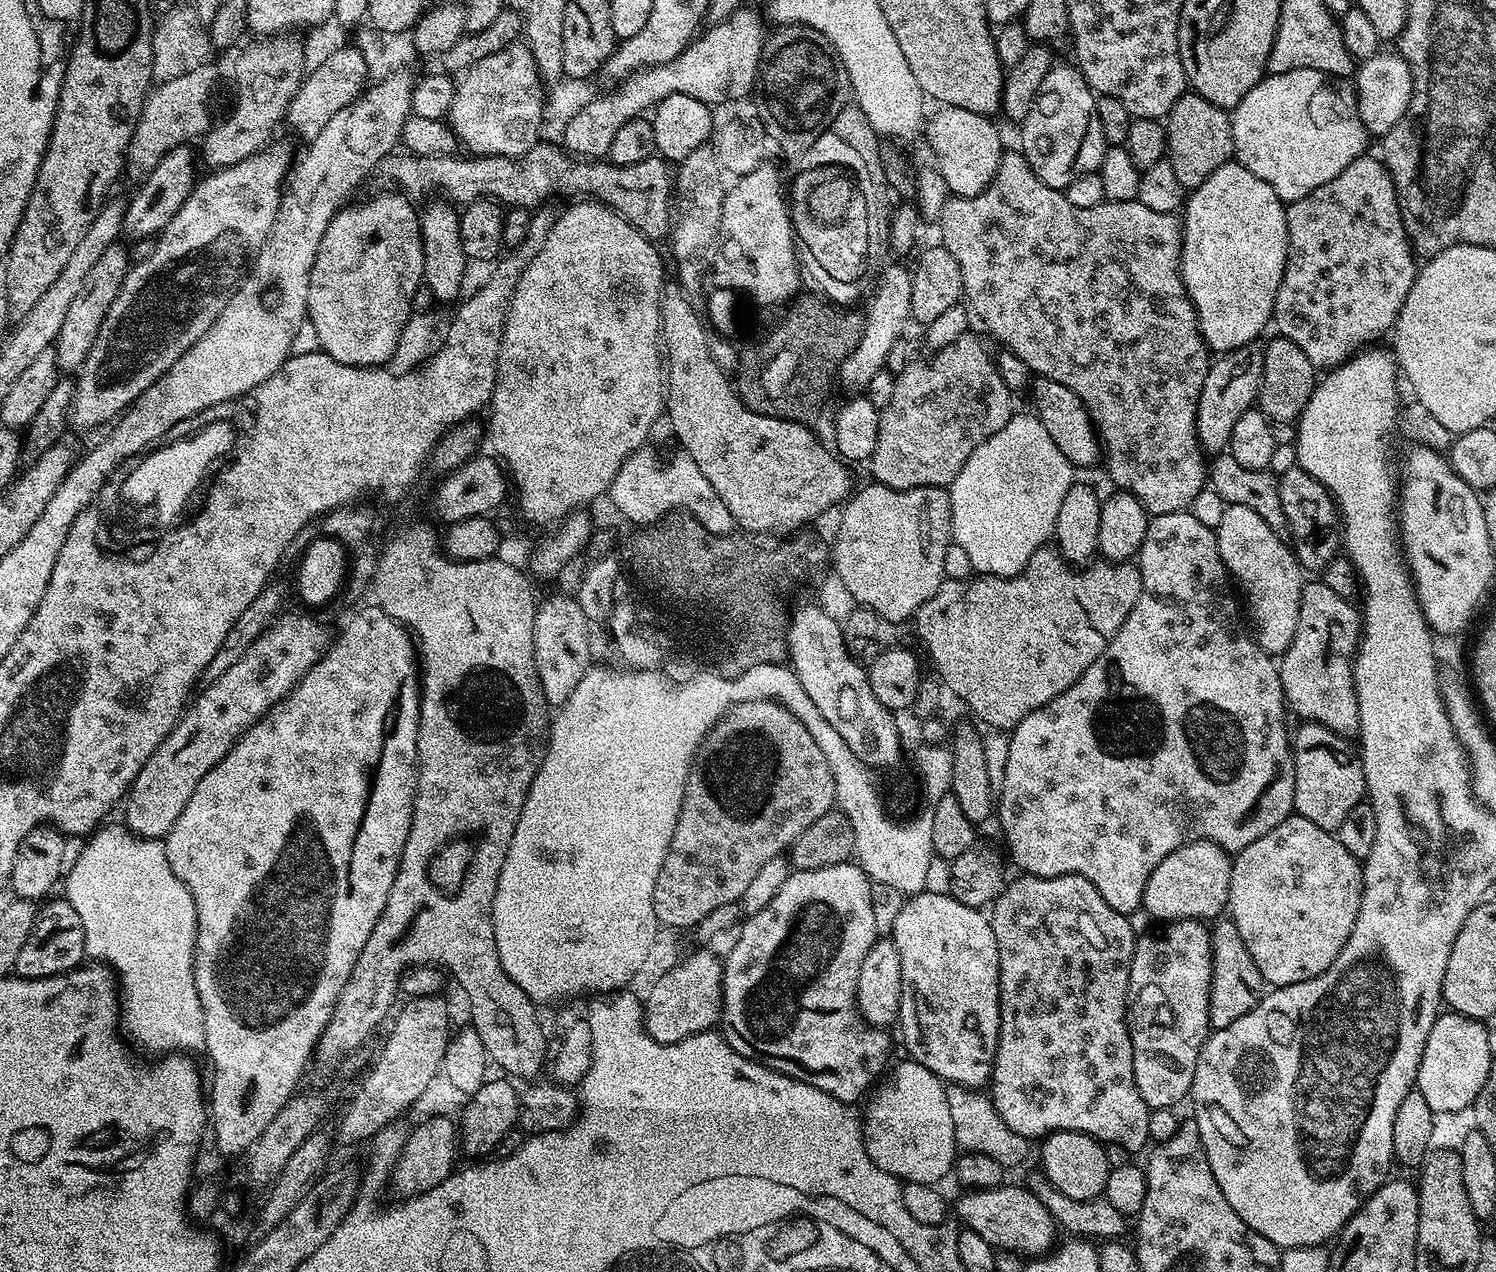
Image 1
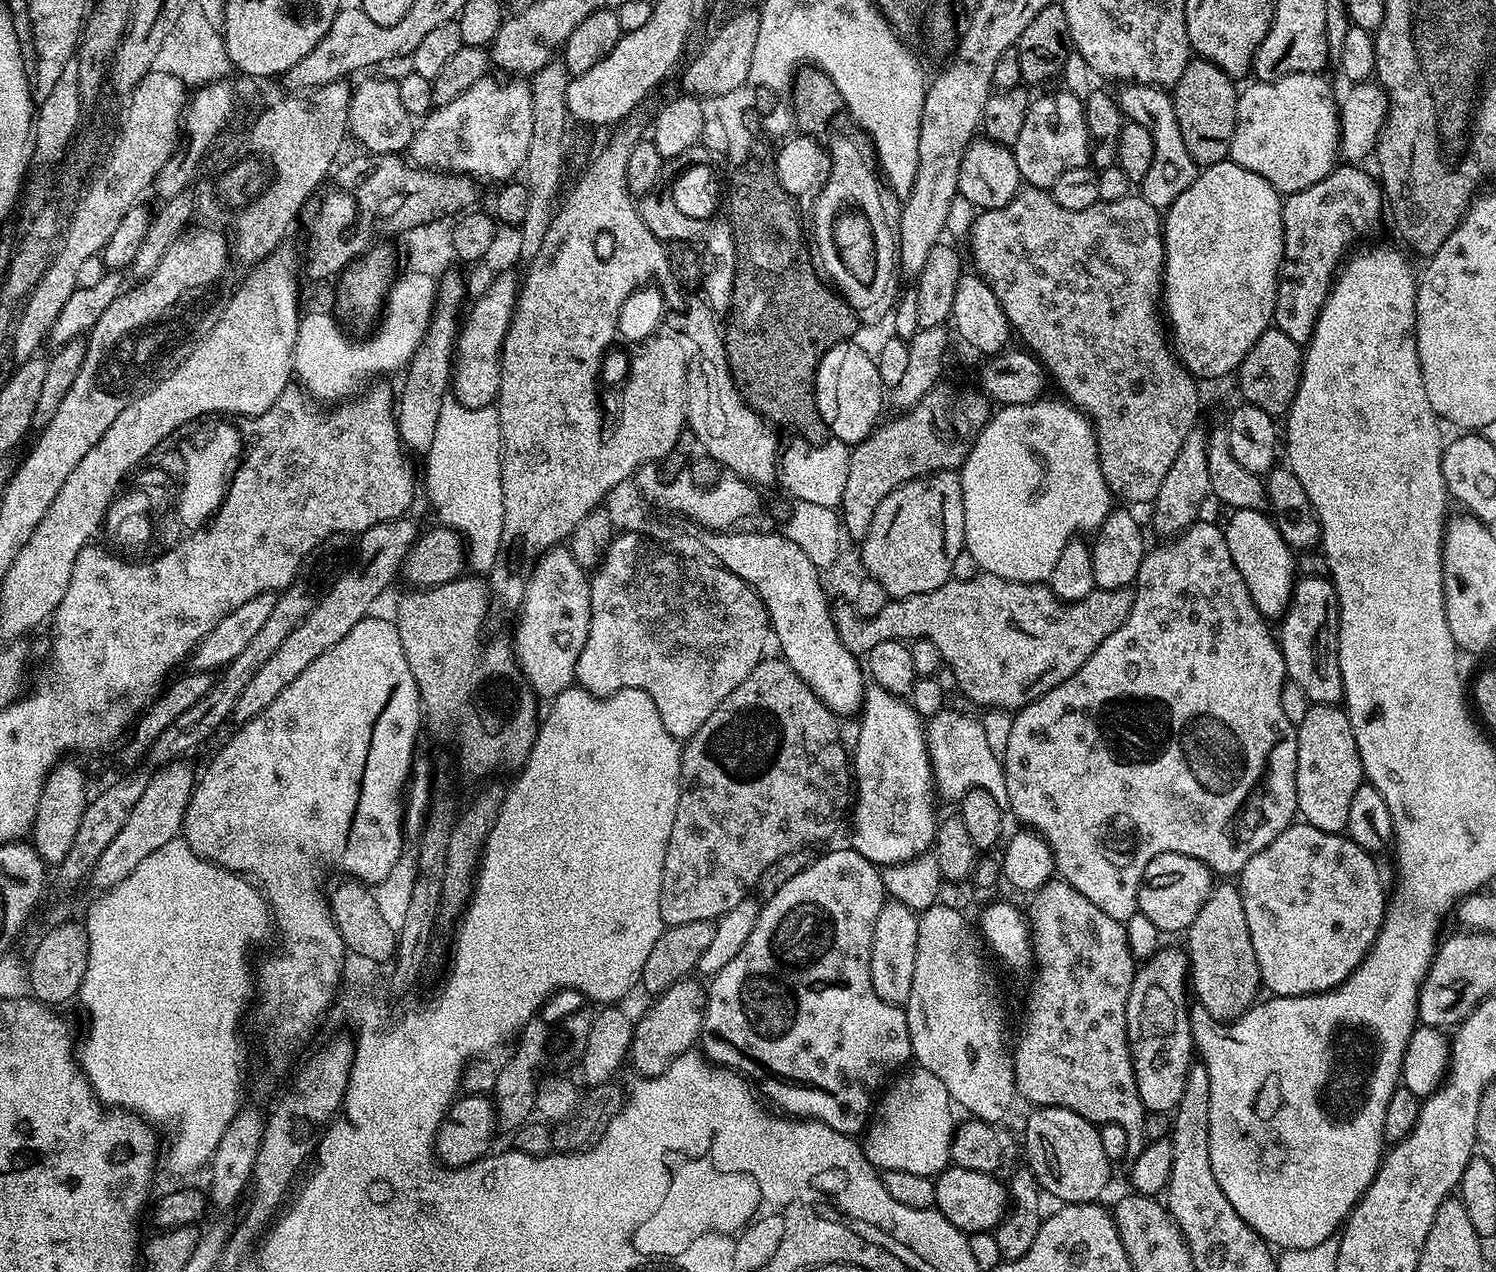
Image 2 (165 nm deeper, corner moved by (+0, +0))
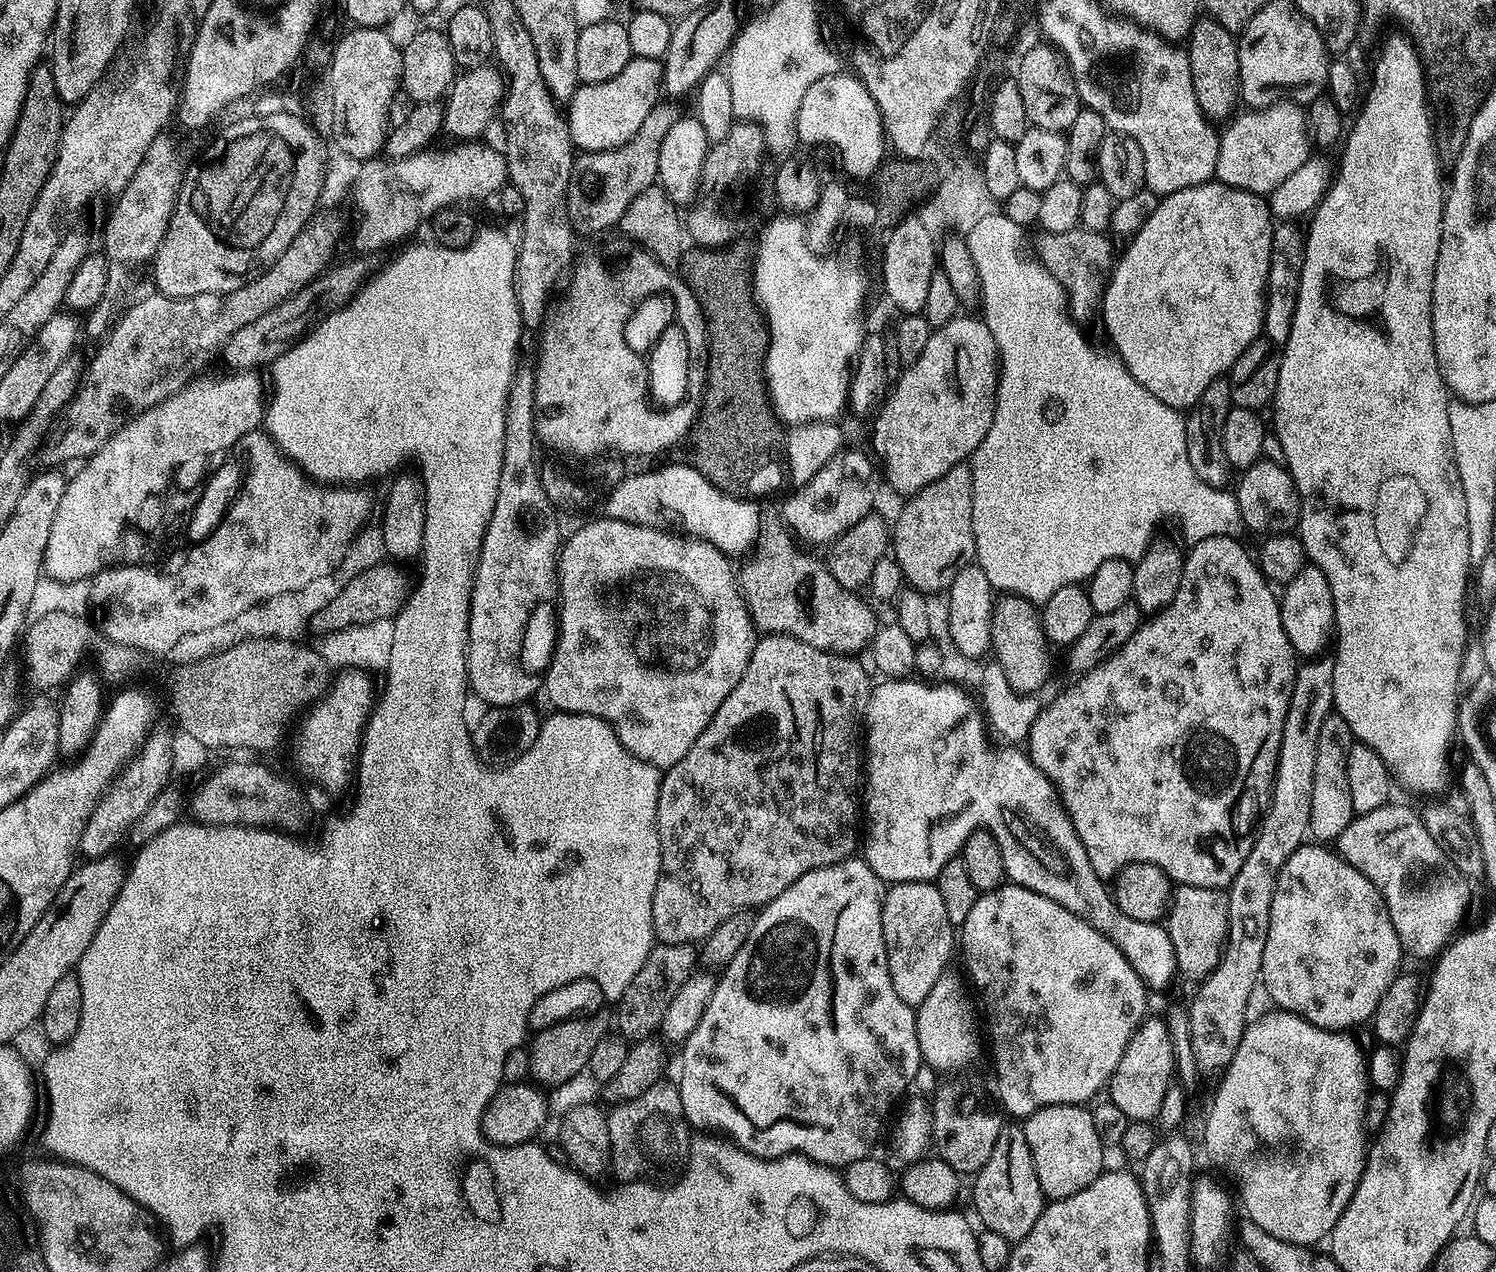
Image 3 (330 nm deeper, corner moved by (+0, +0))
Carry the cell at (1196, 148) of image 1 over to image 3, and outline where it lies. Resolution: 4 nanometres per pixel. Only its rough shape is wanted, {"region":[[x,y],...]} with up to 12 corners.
{"region":[[1197,15],[1186,37],[1194,98],[1227,121],[1240,100],[1237,37]]}

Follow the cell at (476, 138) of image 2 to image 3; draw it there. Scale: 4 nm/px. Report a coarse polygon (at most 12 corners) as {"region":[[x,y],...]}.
{"region":[[456,142],[363,161],[360,252],[403,245],[439,208],[495,197],[503,151]]}

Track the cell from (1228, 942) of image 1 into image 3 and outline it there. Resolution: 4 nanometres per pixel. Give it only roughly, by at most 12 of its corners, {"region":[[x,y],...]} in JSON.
{"region":[[1181,884],[1166,927],[1176,970],[1199,982],[1228,941],[1221,889]]}

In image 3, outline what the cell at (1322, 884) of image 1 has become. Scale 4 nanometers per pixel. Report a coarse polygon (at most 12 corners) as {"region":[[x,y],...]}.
{"region":[[1305,842],[1270,902],[1258,973],[1331,1032],[1401,971],[1386,902]]}

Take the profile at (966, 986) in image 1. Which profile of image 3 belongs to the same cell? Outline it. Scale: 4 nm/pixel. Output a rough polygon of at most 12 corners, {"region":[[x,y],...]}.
{"region":[[945,974],[915,1009],[920,1059],[960,1074],[980,1052],[965,981]]}

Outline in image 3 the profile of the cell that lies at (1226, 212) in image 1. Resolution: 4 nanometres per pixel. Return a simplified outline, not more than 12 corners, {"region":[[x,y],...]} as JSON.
{"region":[[1209,182],[1163,197],[1098,312],[1191,410],[1261,335],[1274,217]]}

